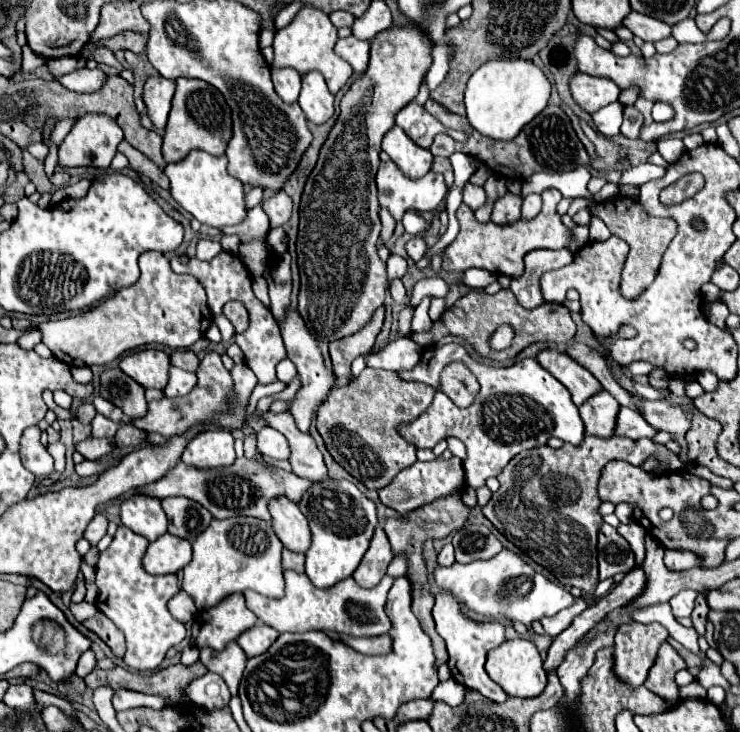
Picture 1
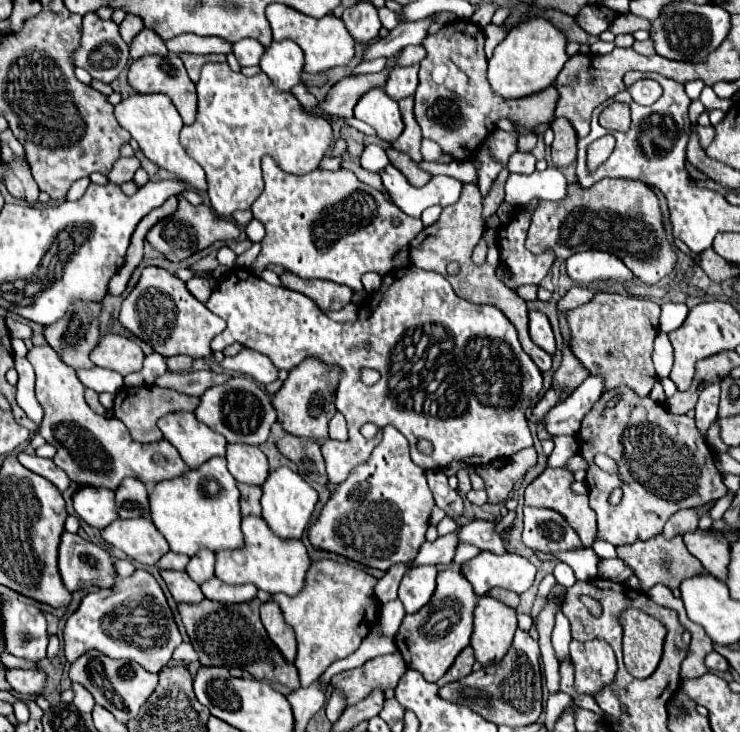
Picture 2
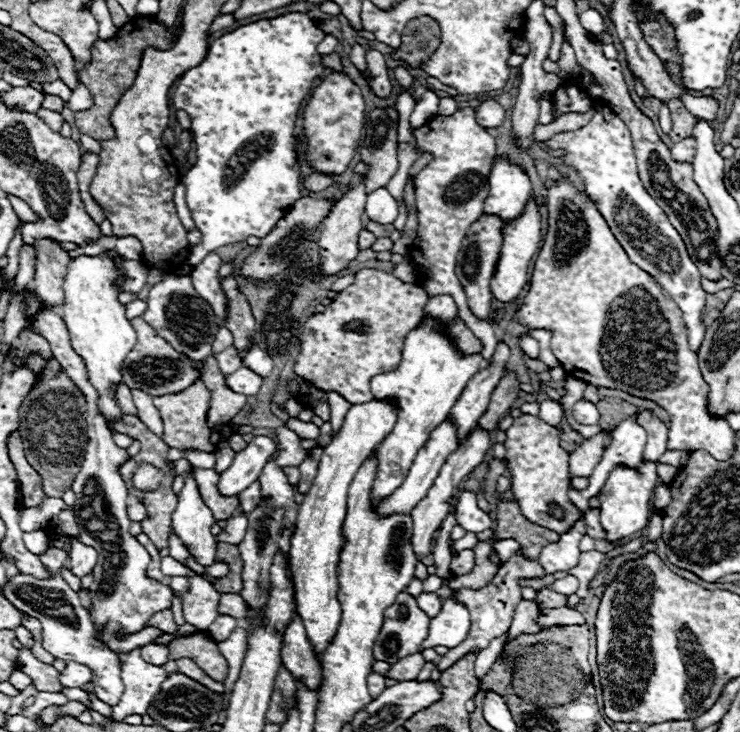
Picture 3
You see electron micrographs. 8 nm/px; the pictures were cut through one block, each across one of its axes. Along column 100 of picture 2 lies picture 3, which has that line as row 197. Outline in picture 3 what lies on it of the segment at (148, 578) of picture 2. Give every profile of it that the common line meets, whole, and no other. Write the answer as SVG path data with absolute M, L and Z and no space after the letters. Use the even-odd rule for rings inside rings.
M564 80L558 90L552 92L552 116L554 120L566 112L588 112L592 110L592 120L574 132L560 132L546 140L548 150L564 150L562 162L572 166L584 182L586 196L598 206L600 214L608 222L610 230L618 238L620 246L626 250L628 258L656 278L658 284L674 298L682 310L682 320L686 324L688 342L694 352L700 350L706 324L706 292L700 286L700 272L690 260L686 244L678 230L670 224L666 212L656 204L656 200L646 192L636 168L636 156L630 146L630 132L618 114L604 102L590 96L582 98L582 86L578 80Z

